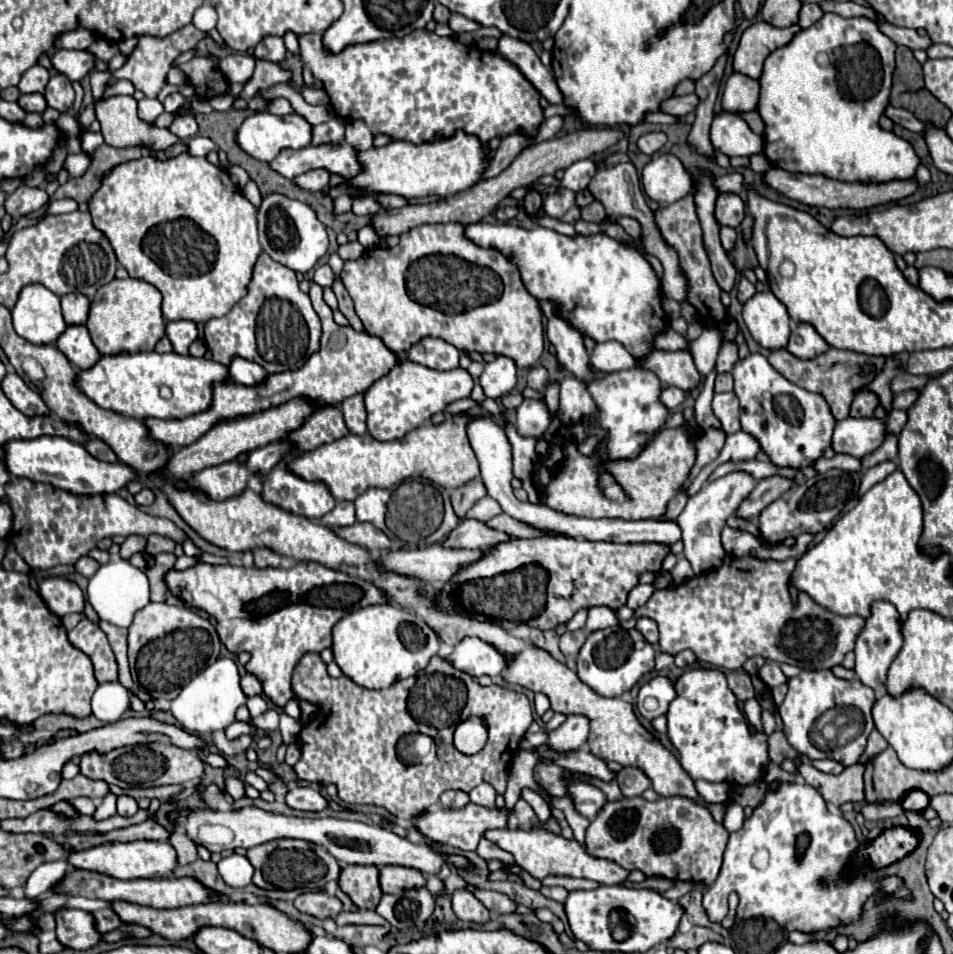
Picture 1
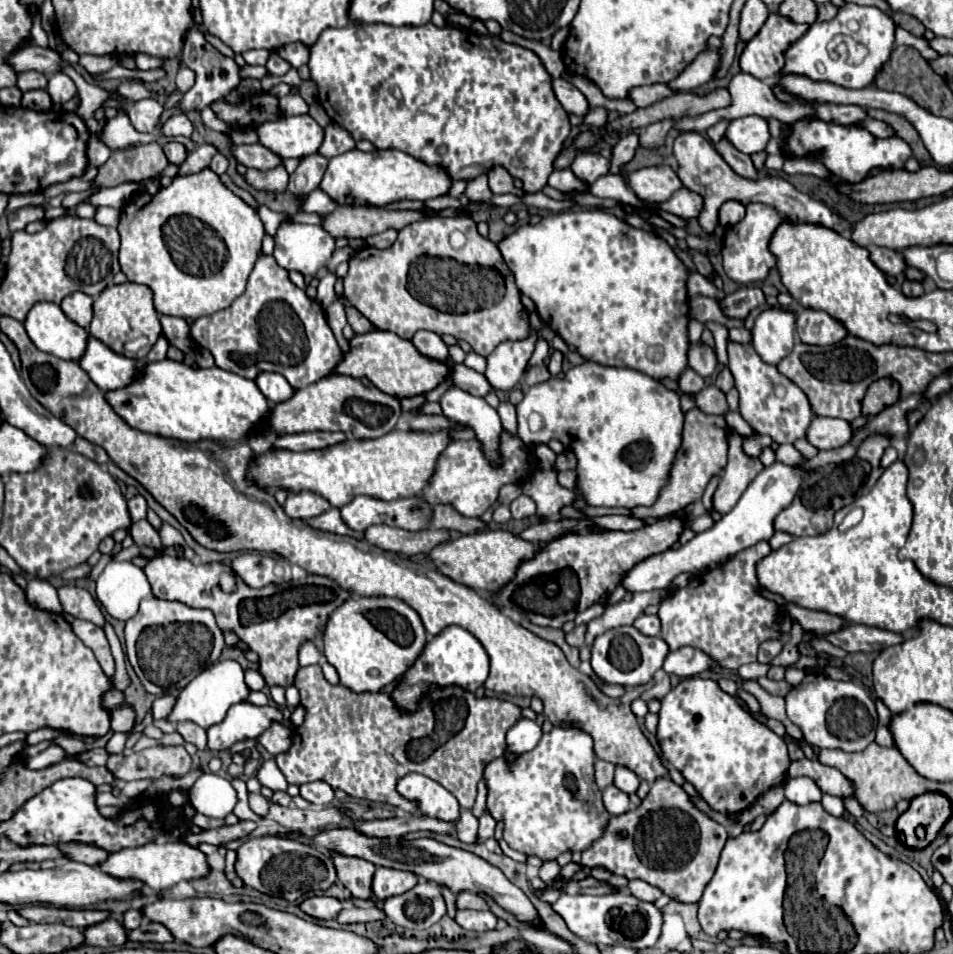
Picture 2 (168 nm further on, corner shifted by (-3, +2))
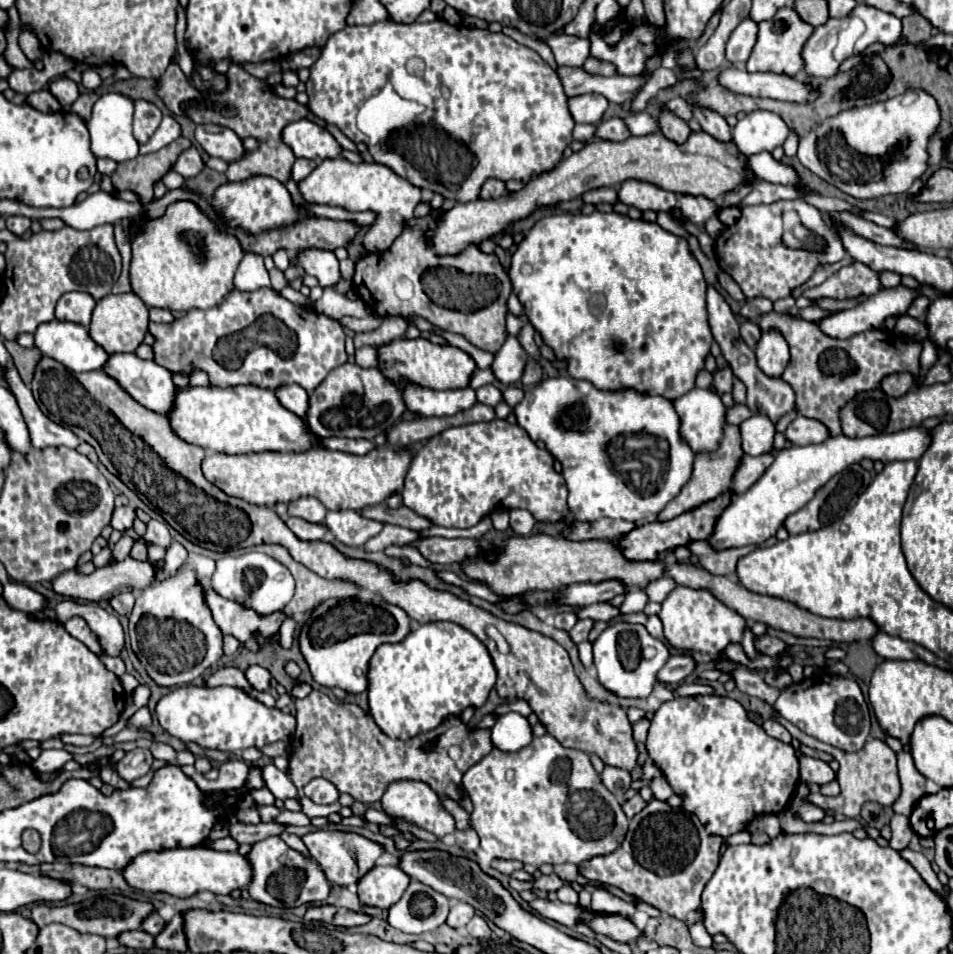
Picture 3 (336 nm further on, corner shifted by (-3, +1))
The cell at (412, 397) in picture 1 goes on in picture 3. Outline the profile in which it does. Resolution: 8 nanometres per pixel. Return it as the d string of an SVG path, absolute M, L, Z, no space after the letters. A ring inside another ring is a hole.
M486 384L486 386L480 386L476 390L476 396L478 396L478 402L482 404L488 404L488 406L496 406L500 400L502 400L502 392L492 386L492 384Z

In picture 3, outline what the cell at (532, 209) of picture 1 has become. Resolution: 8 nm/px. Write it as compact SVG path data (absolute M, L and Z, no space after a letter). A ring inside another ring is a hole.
M382 20L382 22L374 22L374 24L368 24L368 26L346 26L344 30L332 34L326 42L326 46L322 48L322 54L320 58L312 64L310 68L310 78L306 82L306 94L310 98L308 102L308 108L312 110L314 116L318 116L320 120L324 120L326 124L334 124L338 126L352 142L364 142L368 144L368 150L372 154L372 158L378 162L378 164L384 164L388 168L392 168L396 174L400 174L402 178L408 178L414 186L418 188L428 188L428 190L434 190L438 194L442 194L444 198L454 198L458 202L470 202L470 200L476 200L478 198L478 192L482 188L482 184L488 180L488 178L500 178L504 182L508 180L520 180L524 184L528 184L534 176L540 176L544 172L550 172L558 166L558 162L562 160L562 154L564 150L570 146L572 142L572 128L574 128L574 120L568 112L568 102L566 102L566 94L564 94L564 88L562 88L562 82L558 78L558 74L540 58L538 52L534 52L532 48L528 46L522 46L518 44L516 40L508 38L506 34L492 34L490 30L478 30L478 28L466 28L466 26L452 26L452 24L446 24L446 20L434 20L434 22L426 22L426 24L420 24L420 22L414 22L414 24L396 24L392 20ZM390 82L394 89L402 98L408 98L408 100L414 100L418 104L424 106L424 112L418 116L418 124L414 130L410 130L408 134L398 134L392 138L392 148L386 148L386 146L372 146L368 144L368 136L364 132L358 130L356 126L356 114L358 114L358 108L360 108L367 99L377 95L382 88Z

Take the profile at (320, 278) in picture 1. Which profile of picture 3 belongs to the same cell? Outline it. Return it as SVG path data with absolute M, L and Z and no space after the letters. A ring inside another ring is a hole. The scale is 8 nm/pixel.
M332 288L324 290L322 298L314 304L314 310L320 314L326 314L330 318L336 318L336 320L342 320L344 316L366 318L372 314L372 310L360 298L348 298Z

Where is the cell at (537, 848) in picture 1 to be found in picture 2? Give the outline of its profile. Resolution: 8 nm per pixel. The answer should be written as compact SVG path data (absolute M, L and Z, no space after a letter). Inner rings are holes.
M546 861L546 863L540 867L540 879L552 881L556 875L560 875L560 865L558 865L556 861Z

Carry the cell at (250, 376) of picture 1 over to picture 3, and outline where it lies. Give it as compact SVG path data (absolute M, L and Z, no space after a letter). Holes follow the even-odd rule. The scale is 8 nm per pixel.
M284 384L284 386L276 388L274 394L286 410L304 418L304 410L308 408L308 392L306 390L300 390L300 386L296 386L296 384Z

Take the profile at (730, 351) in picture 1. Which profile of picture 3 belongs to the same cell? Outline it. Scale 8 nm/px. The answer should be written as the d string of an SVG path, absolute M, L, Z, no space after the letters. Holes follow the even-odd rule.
M744 322L744 324L740 326L740 336L742 336L742 340L744 340L750 348L754 348L756 342L758 342L758 338L760 338L760 326L754 324L754 322Z

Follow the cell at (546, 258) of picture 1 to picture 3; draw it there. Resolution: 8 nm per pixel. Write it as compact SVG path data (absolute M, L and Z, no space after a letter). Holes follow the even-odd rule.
M592 212L592 214L554 214L538 220L532 230L524 236L524 240L518 244L516 252L510 260L510 280L514 286L514 292L518 294L524 312L532 326L542 334L544 342L556 352L560 360L568 358L568 374L572 378L588 380L600 390L620 390L624 386L632 386L636 390L644 390L648 394L660 394L668 400L676 400L680 394L686 394L694 388L696 374L704 368L704 358L710 352L712 344L712 332L708 326L708 314L706 314L706 280L702 276L700 264L692 256L688 242L680 236L674 236L660 228L656 222L644 222L644 220L632 220L628 216L622 216L618 212Z

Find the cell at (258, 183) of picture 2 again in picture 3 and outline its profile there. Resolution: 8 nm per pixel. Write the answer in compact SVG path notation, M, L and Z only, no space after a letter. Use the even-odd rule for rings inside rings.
M170 62L168 70L160 78L160 98L164 100L164 104L170 108L170 112L174 116L186 112L188 118L194 122L220 124L220 126L234 130L240 138L254 136L260 140L258 150L248 152L240 162L228 164L226 176L230 182L244 182L254 176L272 176L278 182L286 184L290 180L290 172L292 172L296 158L294 158L292 150L288 150L288 146L284 146L284 142L280 142L280 130L288 122L296 122L296 120L310 116L310 110L306 106L298 104L296 100L280 98L264 80L254 78L242 66L236 66L236 64L230 66L228 82L230 84L224 94L204 94L188 82L188 78L184 76L184 72L180 70L180 66L176 62Z

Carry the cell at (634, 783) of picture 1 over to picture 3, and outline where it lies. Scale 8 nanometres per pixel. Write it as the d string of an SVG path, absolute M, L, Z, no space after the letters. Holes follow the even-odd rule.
M606 766L606 768L604 768L604 772L602 772L602 782L604 782L604 786L606 786L616 798L622 798L624 792L632 786L630 772L628 772L628 770L614 768L614 766Z

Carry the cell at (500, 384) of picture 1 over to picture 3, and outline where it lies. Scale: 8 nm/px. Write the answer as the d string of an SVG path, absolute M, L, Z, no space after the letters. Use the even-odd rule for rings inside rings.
M508 336L504 346L494 354L492 372L502 384L514 384L520 380L524 366L526 366L528 354L522 348L520 340L516 336Z

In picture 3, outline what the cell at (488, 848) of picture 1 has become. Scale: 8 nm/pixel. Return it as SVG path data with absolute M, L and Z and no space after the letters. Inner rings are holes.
M442 798L442 802L444 802L444 808L454 816L454 820L456 820L456 828L458 828L458 830L466 830L466 828L470 828L470 814L468 814L460 804L452 802L450 798Z

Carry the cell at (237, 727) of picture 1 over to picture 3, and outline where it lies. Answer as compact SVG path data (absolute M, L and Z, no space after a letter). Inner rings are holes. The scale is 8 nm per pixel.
M232 686L176 688L158 700L156 716L160 726L178 740L190 740L200 744L202 748L230 750L230 752L238 752L250 746L262 748L278 740L288 742L296 732L296 718L292 714L284 714L278 708L268 708L258 700L250 698L240 688Z

